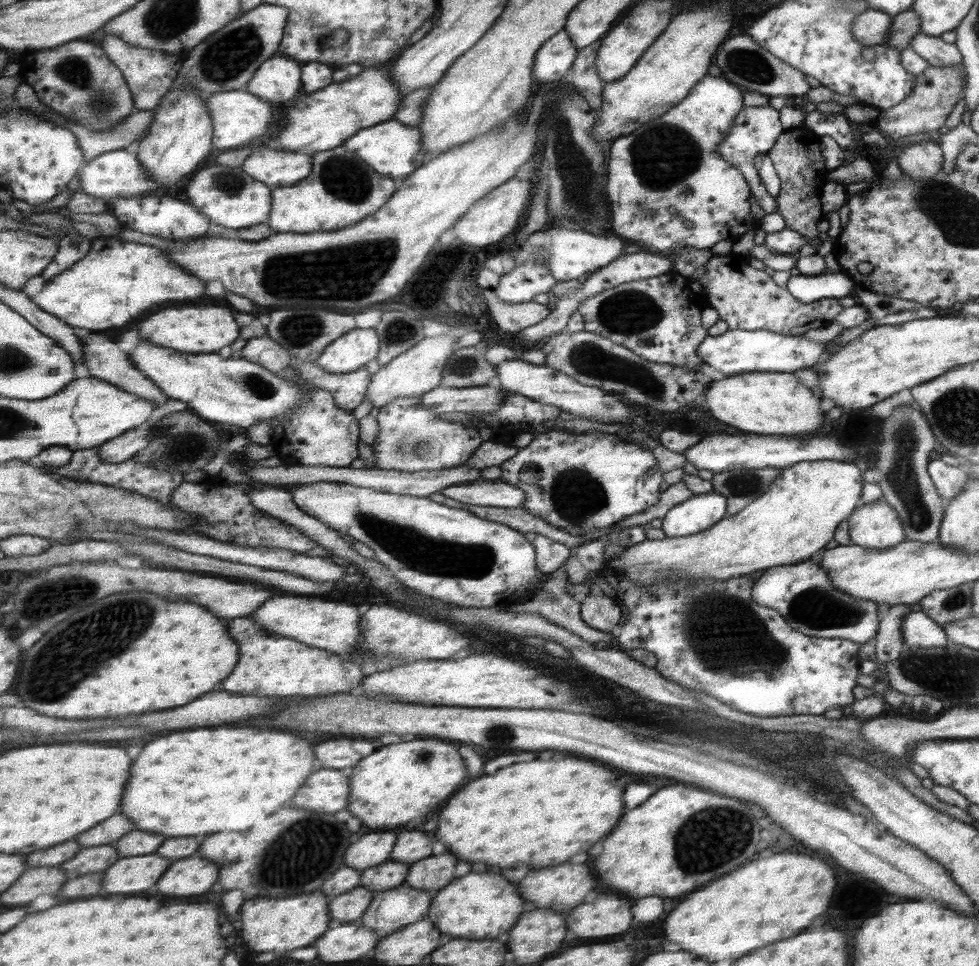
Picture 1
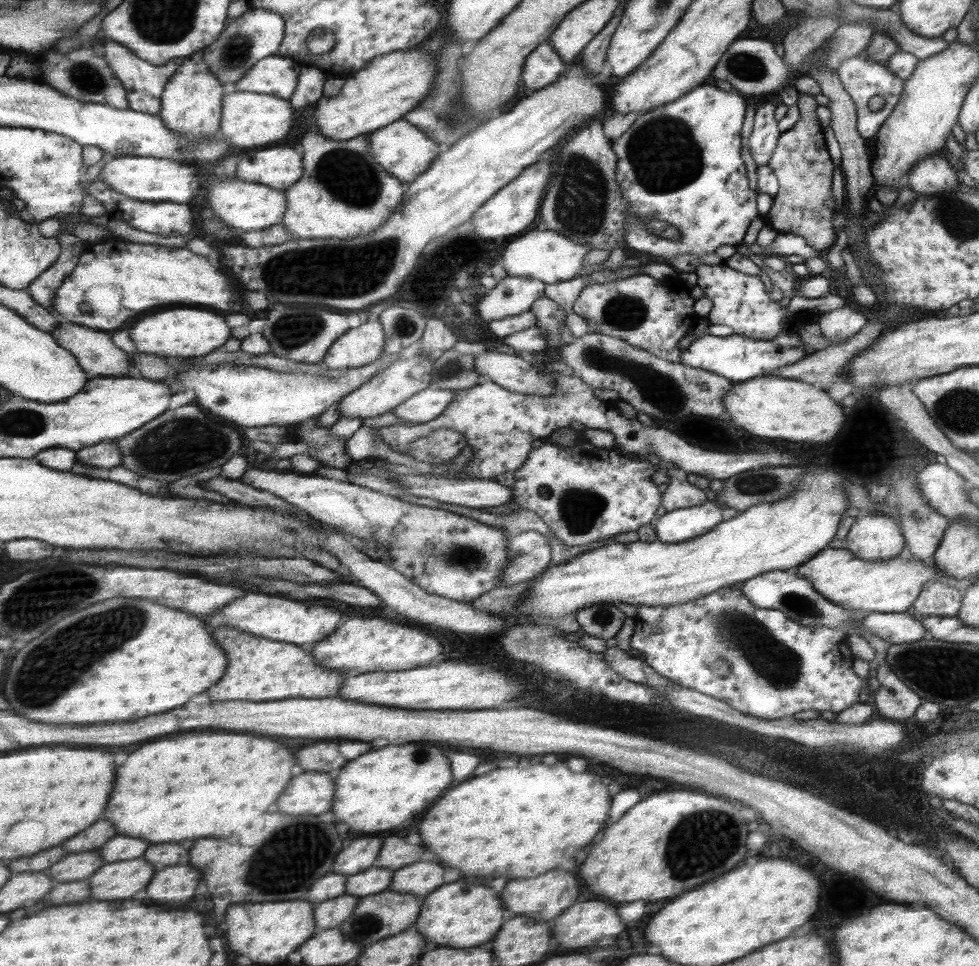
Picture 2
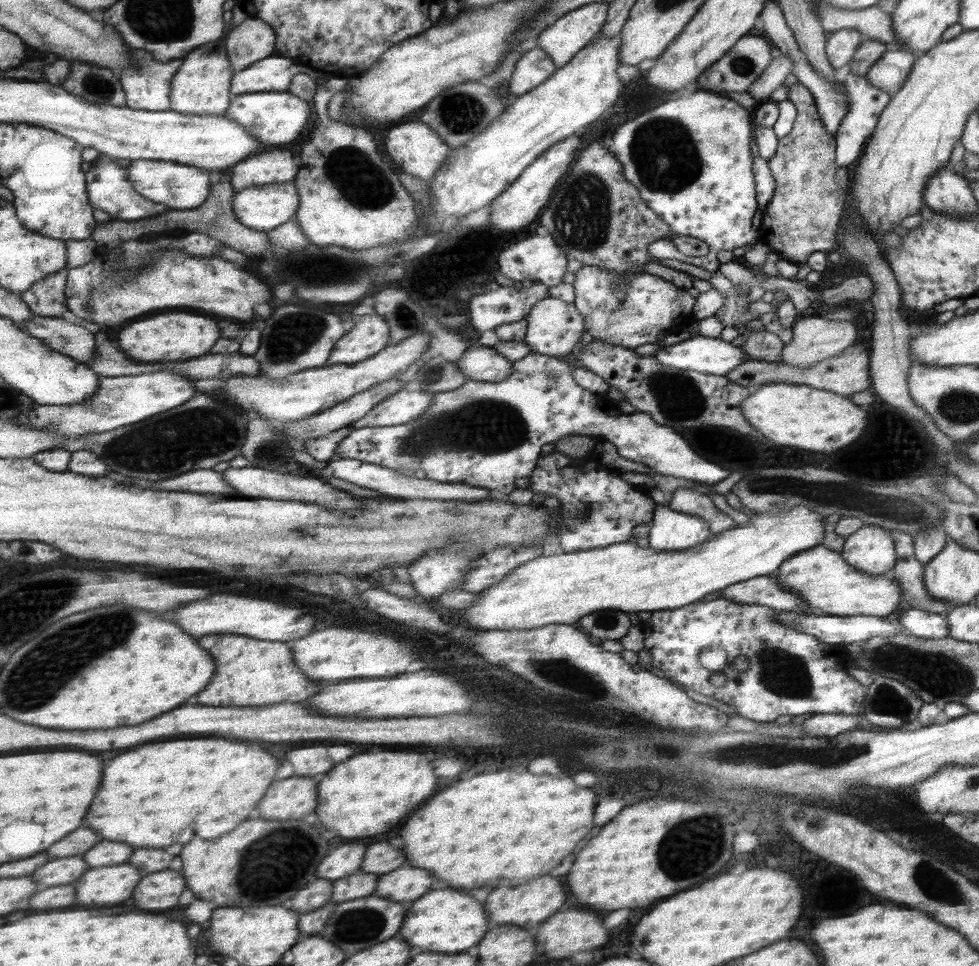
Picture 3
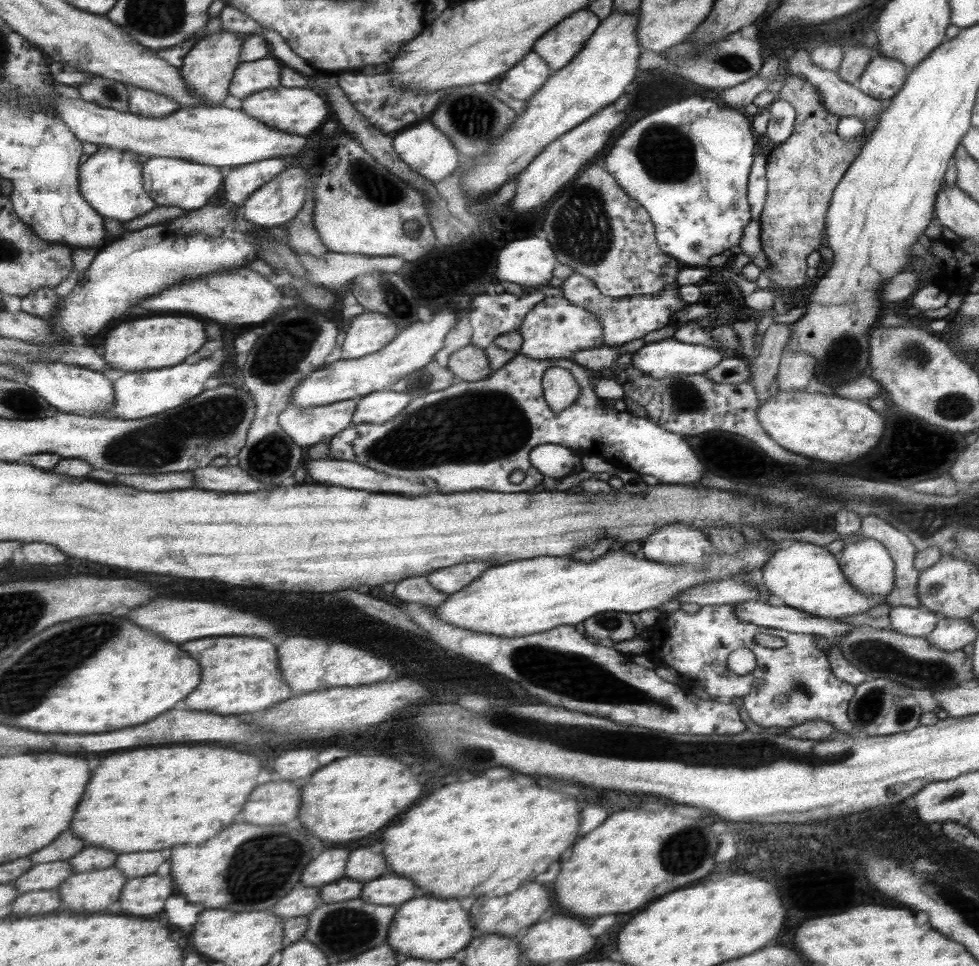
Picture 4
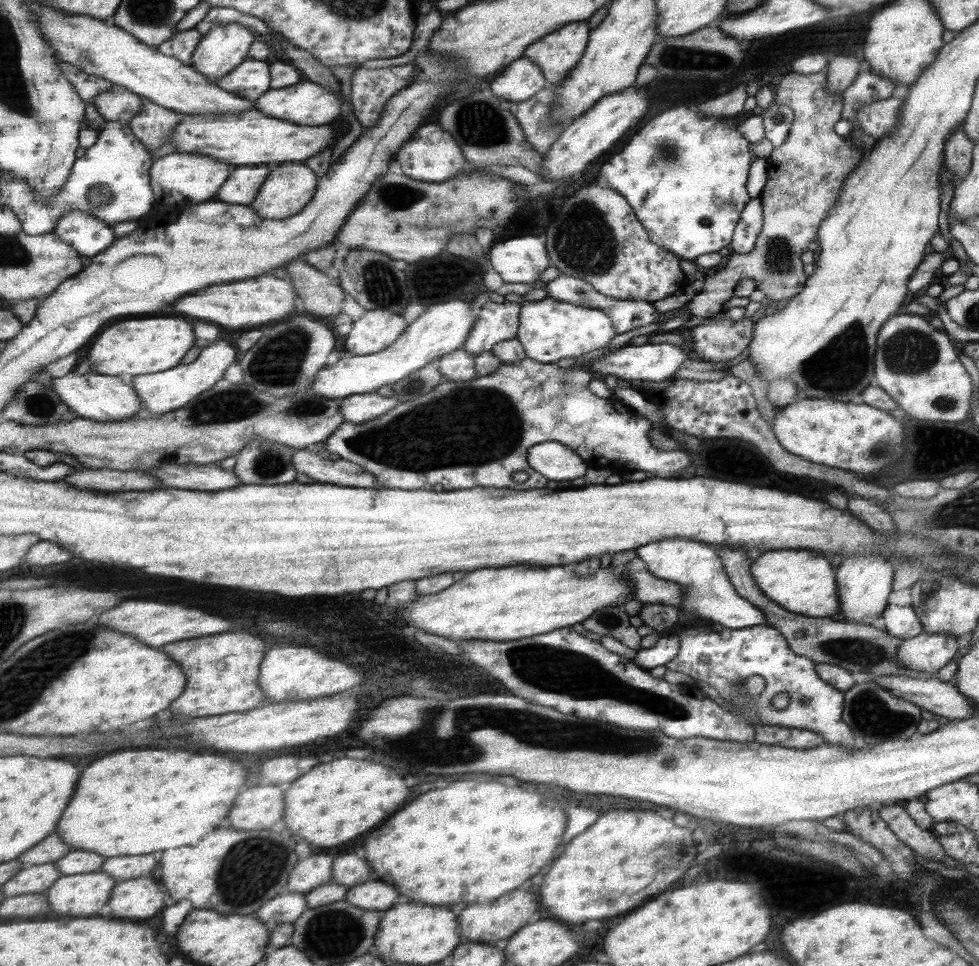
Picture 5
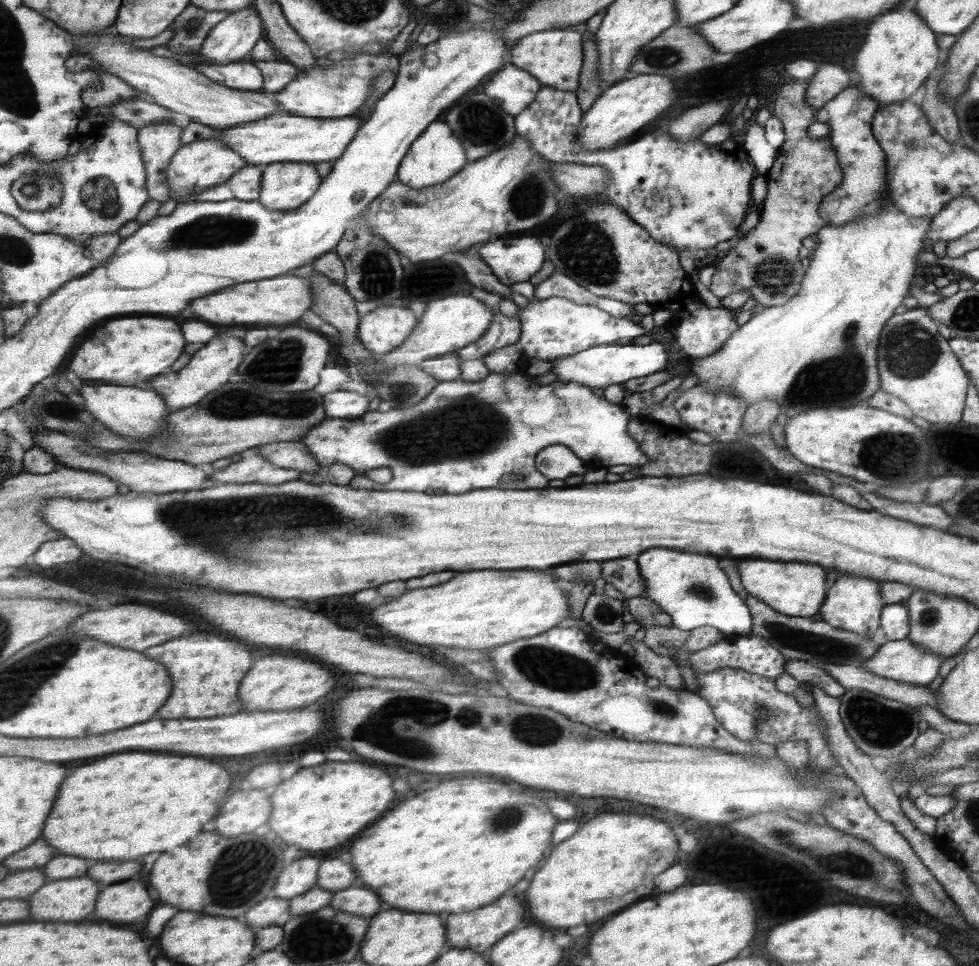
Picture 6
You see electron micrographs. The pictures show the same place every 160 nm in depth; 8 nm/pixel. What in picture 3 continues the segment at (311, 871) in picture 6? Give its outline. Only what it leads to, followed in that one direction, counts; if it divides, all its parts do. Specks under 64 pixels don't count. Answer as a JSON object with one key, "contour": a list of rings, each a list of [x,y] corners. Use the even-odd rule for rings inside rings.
{"contour":[[[347,844],[343,848],[337,848],[321,862],[317,876],[336,881],[341,877],[347,878],[351,874],[357,874],[365,852],[367,848],[363,844]]]}

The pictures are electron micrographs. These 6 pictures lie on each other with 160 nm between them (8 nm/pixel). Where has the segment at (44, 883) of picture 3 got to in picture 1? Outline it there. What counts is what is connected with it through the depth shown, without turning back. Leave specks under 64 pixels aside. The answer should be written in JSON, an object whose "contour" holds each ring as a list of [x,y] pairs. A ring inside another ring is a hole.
{"contour":[[[95,846],[95,848],[83,848],[73,860],[63,864],[63,870],[69,878],[79,878],[91,872],[103,872],[111,868],[119,860],[117,848],[113,846]]]}

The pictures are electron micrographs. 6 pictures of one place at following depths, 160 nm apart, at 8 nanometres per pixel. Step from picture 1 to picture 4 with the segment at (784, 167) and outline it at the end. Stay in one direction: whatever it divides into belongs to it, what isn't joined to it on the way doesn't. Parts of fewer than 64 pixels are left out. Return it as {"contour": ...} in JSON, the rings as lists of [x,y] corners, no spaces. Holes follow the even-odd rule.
{"contour":[[[787,75],[777,98],[788,102],[795,111],[793,130],[789,138],[774,145],[766,155],[766,193],[759,217],[761,250],[770,271],[765,269],[774,292],[789,294],[800,285],[807,285],[806,258],[821,244],[826,230],[826,210],[835,185],[860,154],[867,137],[861,134],[844,141],[837,133],[839,117],[825,112],[817,90],[800,76]]]}

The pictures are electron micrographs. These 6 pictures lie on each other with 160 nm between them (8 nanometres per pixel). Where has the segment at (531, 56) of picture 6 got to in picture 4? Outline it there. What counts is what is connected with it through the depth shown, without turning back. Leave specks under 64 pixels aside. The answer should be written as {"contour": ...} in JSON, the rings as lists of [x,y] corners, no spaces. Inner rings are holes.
{"contour":[[[589,10],[574,13],[544,34],[534,44],[534,51],[546,59],[551,70],[559,72],[585,48],[601,24],[602,19]]]}

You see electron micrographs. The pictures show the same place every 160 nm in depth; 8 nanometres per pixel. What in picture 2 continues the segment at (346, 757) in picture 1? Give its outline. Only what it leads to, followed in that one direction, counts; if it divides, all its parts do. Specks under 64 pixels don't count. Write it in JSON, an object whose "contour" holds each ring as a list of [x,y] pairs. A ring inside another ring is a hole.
{"contour":[[[319,742],[315,746],[309,746],[301,750],[297,758],[305,772],[331,772],[347,764],[347,758],[341,756],[339,744],[335,742]]]}

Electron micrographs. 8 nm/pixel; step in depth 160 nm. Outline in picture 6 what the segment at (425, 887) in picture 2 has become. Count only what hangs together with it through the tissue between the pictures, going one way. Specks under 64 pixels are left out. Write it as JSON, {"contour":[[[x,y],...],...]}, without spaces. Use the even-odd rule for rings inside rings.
{"contour":[[[347,888],[343,892],[336,892],[330,906],[335,910],[359,914],[363,918],[375,916],[381,910],[381,900],[373,890],[367,888]]]}

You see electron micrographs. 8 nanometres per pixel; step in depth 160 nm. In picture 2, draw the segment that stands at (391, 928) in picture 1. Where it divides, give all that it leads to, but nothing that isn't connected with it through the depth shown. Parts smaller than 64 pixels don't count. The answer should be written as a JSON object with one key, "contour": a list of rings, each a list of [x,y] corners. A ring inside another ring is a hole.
{"contour":[[[385,890],[385,892],[369,896],[369,898],[361,897],[355,914],[351,914],[347,918],[347,922],[343,922],[339,928],[347,938],[353,942],[359,942],[358,945],[365,949],[365,946],[377,944],[379,940],[405,932],[407,926],[411,926],[419,918],[419,912],[421,912],[419,898],[415,898],[411,894],[399,894],[399,892]]]}

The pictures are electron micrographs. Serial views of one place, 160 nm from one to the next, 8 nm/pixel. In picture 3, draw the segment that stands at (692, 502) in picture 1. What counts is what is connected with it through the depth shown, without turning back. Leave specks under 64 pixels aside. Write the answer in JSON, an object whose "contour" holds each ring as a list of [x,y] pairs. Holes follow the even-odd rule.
{"contour":[[[655,505],[649,524],[647,546],[653,550],[687,550],[692,546],[709,542],[713,537],[709,526],[701,518],[672,511],[661,505]]]}

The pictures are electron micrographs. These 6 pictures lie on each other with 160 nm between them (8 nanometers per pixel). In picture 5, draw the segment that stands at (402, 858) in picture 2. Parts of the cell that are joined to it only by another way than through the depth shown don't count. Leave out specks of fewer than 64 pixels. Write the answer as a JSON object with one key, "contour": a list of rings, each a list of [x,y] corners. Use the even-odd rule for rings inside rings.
{"contour":[[[345,854],[335,858],[332,882],[343,886],[357,886],[367,882],[371,876],[375,876],[371,866],[357,854]]]}

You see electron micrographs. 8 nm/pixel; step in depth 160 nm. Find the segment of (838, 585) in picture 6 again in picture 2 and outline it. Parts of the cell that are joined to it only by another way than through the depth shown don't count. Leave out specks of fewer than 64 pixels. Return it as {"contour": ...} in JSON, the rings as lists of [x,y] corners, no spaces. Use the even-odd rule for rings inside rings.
{"contour":[[[873,512],[869,516],[856,515],[854,523],[844,538],[843,548],[850,550],[851,555],[857,559],[877,562],[887,561],[901,555],[901,550],[905,546],[902,531],[895,518]]]}

